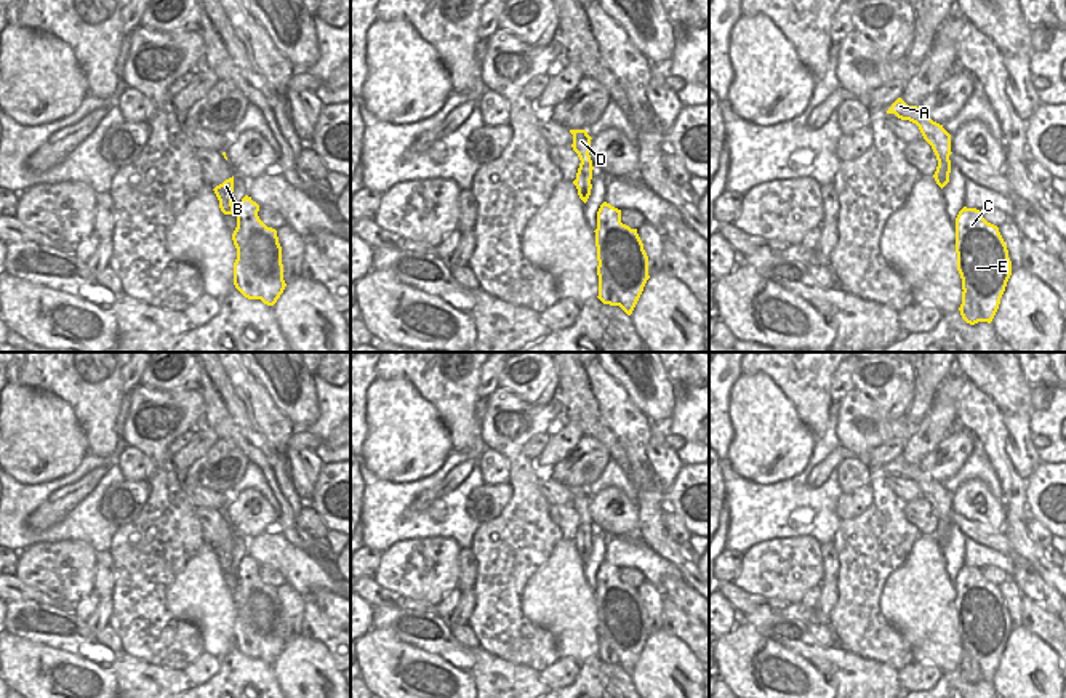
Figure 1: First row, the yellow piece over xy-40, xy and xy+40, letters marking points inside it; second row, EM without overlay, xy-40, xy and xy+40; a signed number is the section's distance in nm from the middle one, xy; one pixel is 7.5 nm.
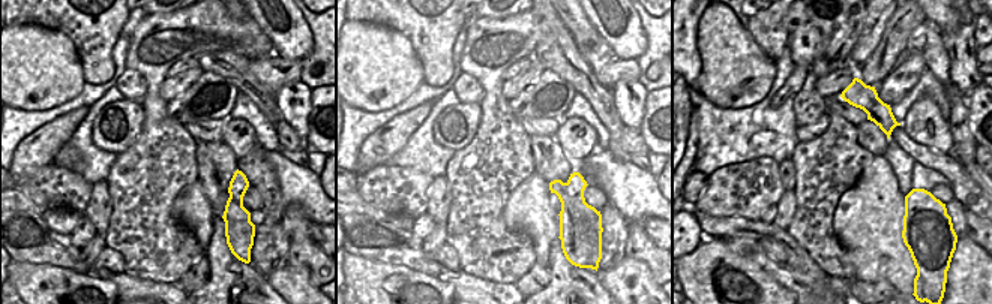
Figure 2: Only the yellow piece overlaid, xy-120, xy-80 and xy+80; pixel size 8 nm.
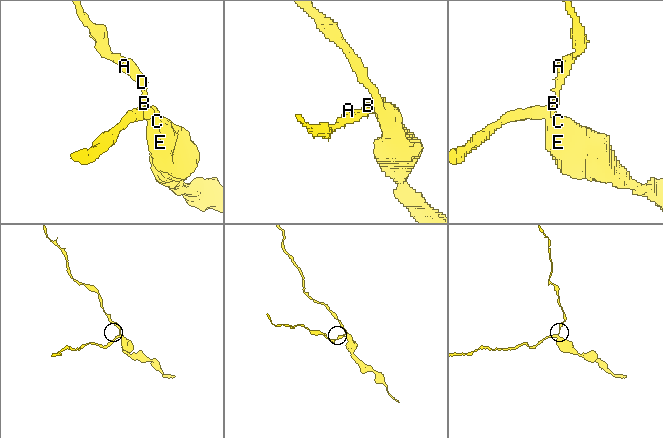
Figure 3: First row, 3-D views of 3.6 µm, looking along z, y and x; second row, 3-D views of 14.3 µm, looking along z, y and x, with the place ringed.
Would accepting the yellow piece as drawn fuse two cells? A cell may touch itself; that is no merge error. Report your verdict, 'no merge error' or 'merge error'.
merge error

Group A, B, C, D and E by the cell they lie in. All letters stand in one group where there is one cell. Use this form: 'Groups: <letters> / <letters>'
Groups: A D / B C E

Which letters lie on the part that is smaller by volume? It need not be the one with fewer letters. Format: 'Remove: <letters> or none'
Remove: A, D

